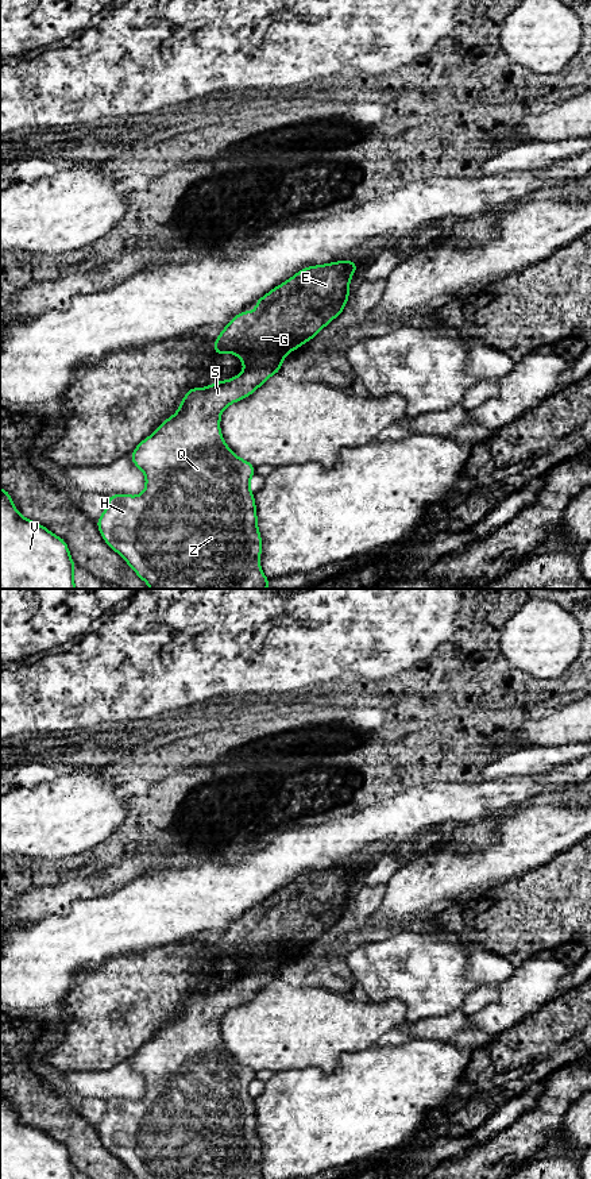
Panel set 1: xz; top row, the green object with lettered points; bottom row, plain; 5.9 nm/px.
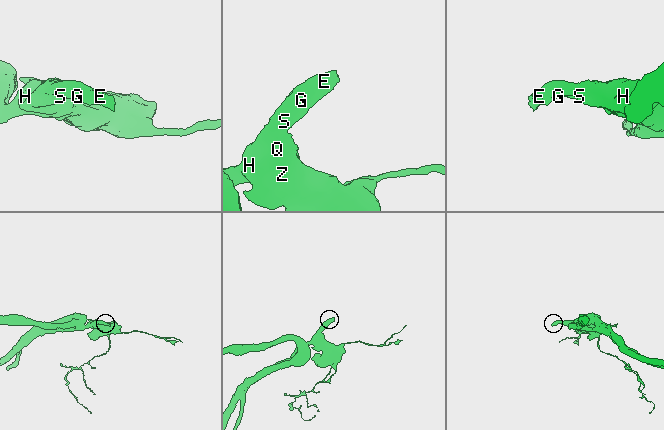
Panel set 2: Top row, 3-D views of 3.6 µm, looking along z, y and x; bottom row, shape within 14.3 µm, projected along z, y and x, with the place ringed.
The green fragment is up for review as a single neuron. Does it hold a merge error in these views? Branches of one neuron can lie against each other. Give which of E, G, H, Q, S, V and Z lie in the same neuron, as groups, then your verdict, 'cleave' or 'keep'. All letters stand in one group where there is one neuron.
E G H Q S V Z | keep

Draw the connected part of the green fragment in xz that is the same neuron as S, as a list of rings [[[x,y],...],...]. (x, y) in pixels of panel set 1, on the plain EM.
[[[339,866],[305,872],[256,905],[255,920],[248,914],[232,922],[215,944],[213,958],[236,959],[244,970],[244,976],[202,994],[189,994],[178,1017],[166,1024],[131,1057],[132,1068],[146,1079],[146,1094],[136,1102],[109,1099],[107,1113],[96,1129],[104,1147],[136,1179],[263,1179],[259,1170],[262,1141],[258,1134],[255,1102],[250,1095],[255,1071],[229,1055],[220,1037],[220,1021],[229,1009],[251,1001],[269,982],[279,978],[289,956],[313,944],[343,917],[351,901],[349,886],[358,871],[354,866]]]

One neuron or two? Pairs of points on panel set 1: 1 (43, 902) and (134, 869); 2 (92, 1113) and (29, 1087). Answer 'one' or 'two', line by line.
1: one
2: two

